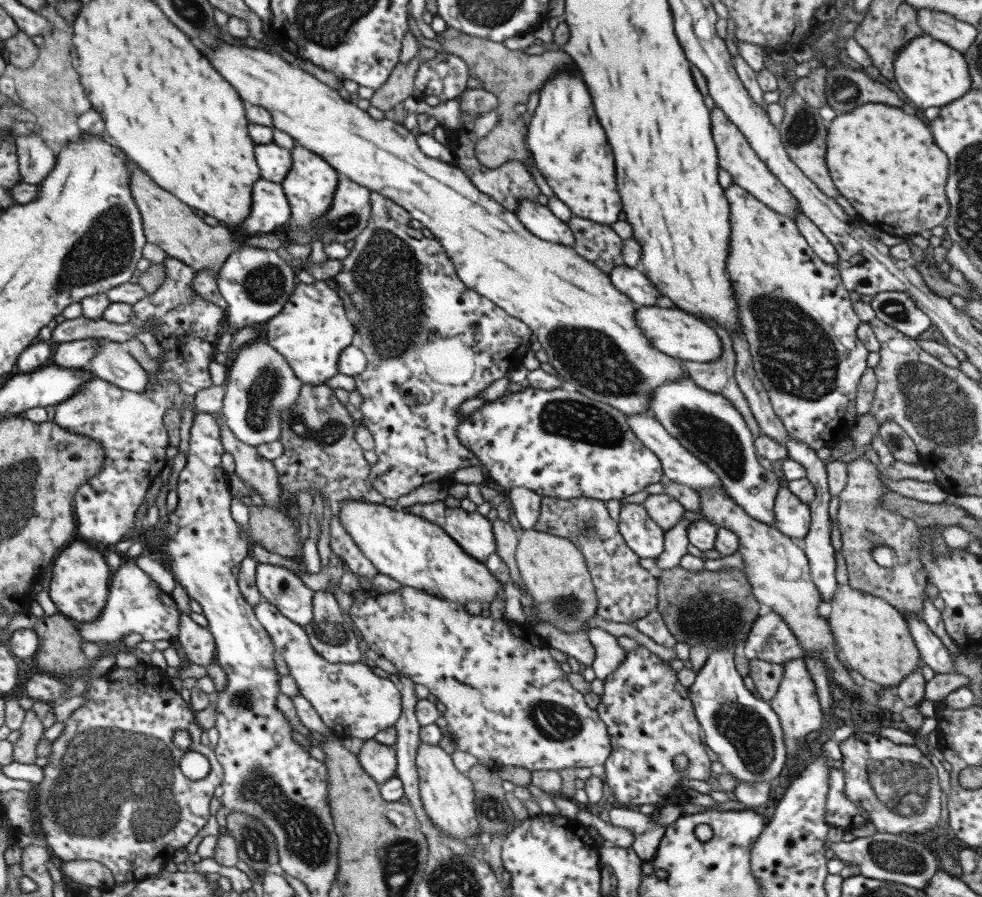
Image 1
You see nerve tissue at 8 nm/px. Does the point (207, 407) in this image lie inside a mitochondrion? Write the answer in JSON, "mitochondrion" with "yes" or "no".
{"mitochondrion":"no"}

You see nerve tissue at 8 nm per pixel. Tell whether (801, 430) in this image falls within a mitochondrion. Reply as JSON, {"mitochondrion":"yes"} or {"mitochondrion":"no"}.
{"mitochondrion":"no"}

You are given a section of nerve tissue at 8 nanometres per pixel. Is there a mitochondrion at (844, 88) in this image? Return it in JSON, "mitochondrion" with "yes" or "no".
{"mitochondrion":"yes"}

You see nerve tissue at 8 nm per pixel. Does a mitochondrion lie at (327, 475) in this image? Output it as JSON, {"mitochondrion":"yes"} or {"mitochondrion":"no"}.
{"mitochondrion":"no"}

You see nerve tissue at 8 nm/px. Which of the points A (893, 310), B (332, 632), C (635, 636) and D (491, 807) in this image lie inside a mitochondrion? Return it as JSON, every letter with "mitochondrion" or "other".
{"A":"mitochondrion","B":"mitochondrion","C":"other","D":"mitochondrion"}

